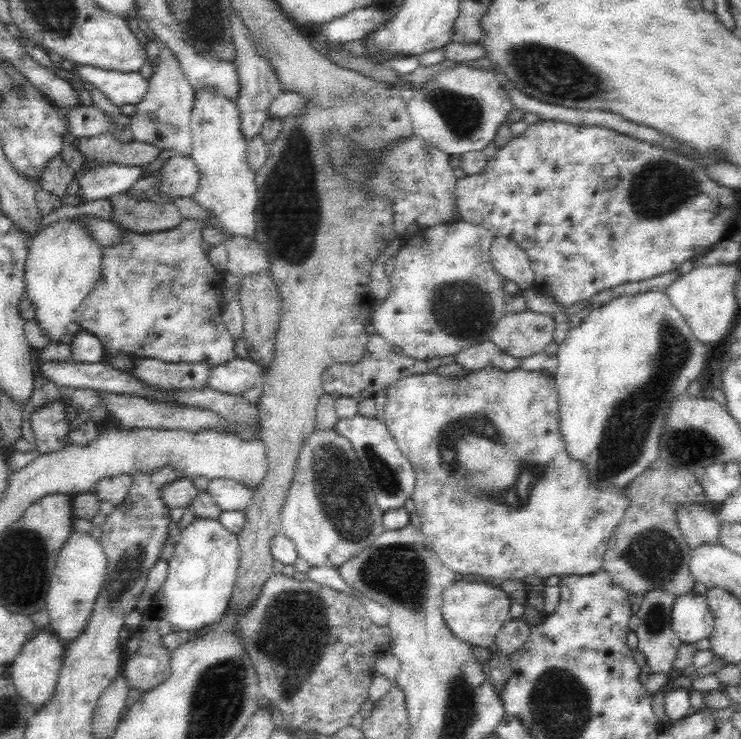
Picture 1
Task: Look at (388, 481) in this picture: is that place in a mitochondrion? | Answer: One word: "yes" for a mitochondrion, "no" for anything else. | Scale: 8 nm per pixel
yes

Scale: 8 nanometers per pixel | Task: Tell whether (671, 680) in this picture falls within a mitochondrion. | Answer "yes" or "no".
no

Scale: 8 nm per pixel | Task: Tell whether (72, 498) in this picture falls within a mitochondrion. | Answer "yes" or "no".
no

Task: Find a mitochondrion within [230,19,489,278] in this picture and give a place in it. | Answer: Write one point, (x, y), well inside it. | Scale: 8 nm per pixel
(463, 113)

